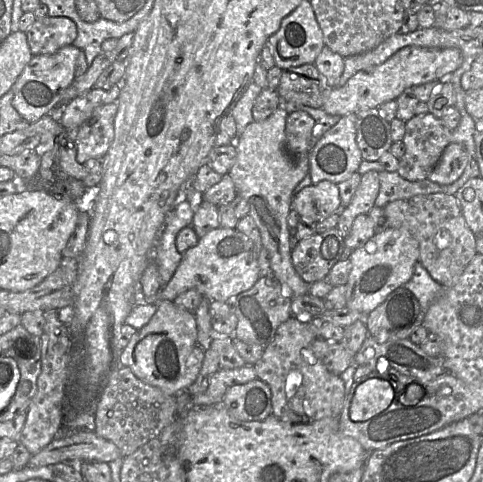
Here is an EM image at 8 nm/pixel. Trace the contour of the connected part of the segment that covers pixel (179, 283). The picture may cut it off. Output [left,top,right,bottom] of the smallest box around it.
[157,227,260,303]

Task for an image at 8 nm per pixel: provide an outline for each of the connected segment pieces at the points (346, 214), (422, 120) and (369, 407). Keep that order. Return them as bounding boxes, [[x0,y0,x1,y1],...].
[[336,170,379,238],[397,113,452,181],[349,377,395,422]]

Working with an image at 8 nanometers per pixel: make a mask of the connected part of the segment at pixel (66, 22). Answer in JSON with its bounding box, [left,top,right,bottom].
[25,15,77,55]

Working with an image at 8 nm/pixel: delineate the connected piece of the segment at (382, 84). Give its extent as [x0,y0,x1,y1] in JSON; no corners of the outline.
[322,46,462,116]

